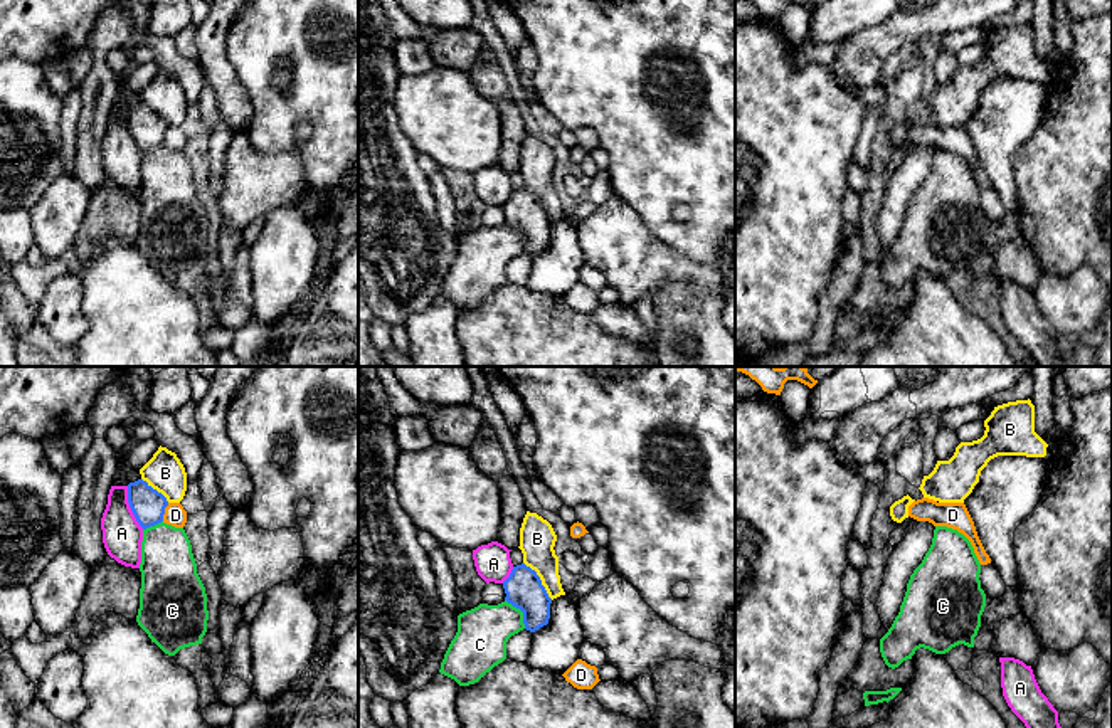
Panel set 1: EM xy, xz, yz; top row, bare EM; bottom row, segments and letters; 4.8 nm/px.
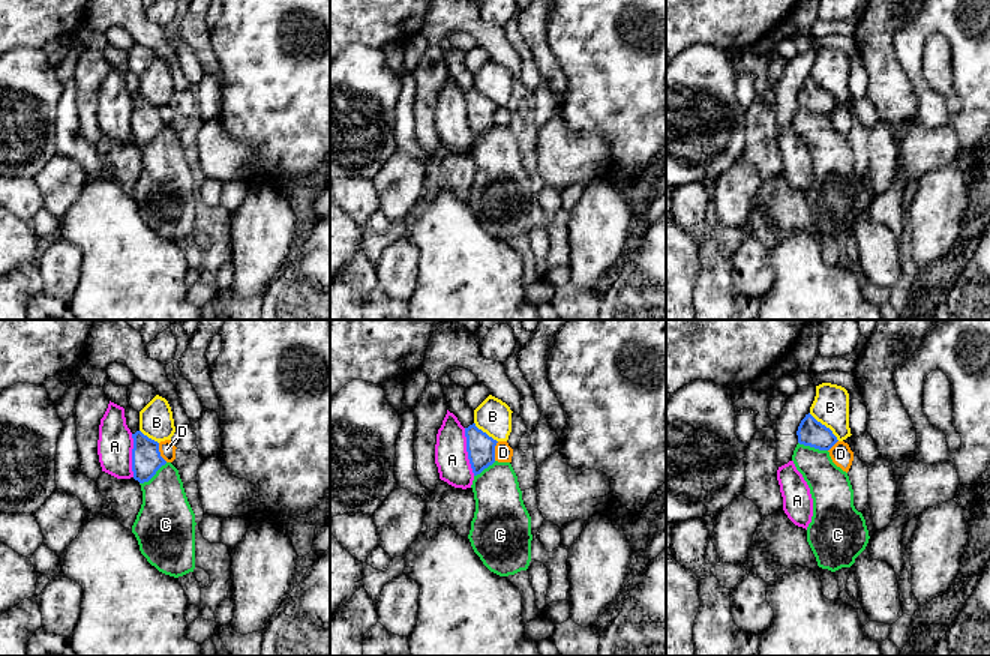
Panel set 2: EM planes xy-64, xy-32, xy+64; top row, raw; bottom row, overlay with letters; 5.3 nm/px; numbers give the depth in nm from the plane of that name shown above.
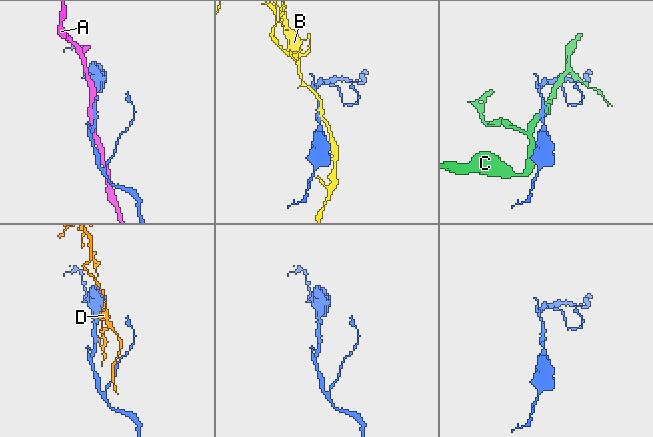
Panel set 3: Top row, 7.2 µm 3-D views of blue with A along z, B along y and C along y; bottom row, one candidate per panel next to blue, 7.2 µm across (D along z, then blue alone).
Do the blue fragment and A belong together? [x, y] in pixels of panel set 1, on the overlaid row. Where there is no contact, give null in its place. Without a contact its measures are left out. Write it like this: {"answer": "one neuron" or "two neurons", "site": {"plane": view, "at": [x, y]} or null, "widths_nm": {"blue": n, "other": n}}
{"answer": "two neurons", "site": {"plane": "xy", "at": [130, 506]}, "widths_nm": {"blue": 160, "other": 190}}

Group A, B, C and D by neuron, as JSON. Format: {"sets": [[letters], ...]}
{"sets": [["A"], ["B"], ["C"], ["D"]]}

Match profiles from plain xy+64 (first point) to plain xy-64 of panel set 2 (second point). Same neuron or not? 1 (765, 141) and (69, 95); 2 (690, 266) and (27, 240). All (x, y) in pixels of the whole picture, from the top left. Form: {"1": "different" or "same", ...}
{"1": "different", "2": "different"}

